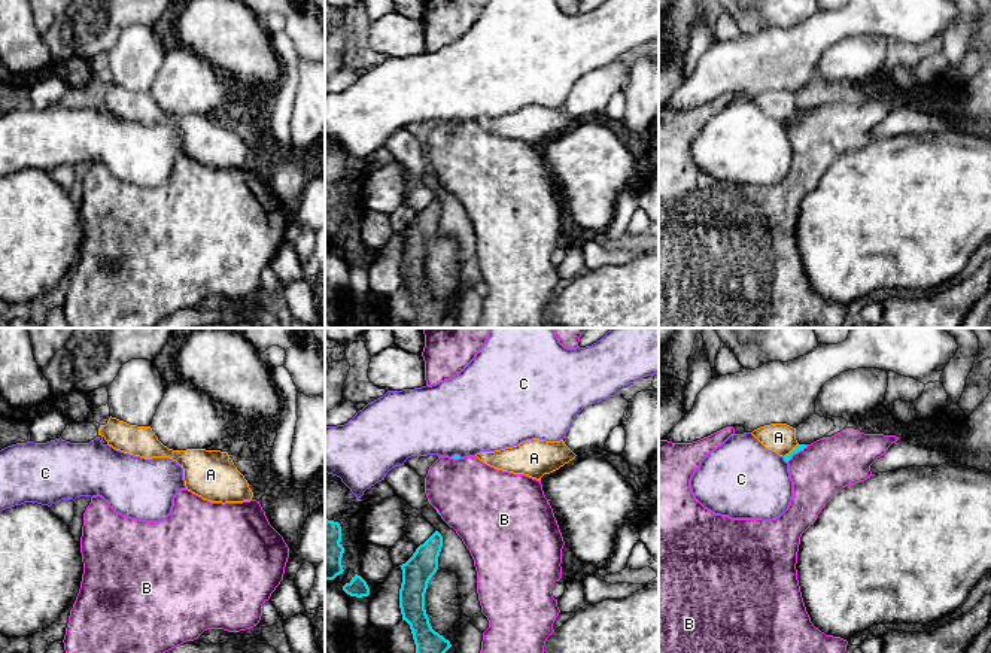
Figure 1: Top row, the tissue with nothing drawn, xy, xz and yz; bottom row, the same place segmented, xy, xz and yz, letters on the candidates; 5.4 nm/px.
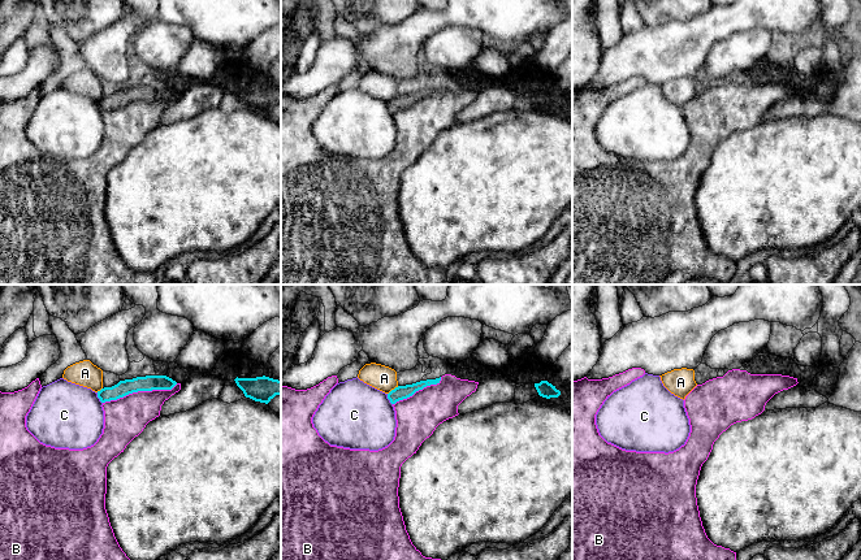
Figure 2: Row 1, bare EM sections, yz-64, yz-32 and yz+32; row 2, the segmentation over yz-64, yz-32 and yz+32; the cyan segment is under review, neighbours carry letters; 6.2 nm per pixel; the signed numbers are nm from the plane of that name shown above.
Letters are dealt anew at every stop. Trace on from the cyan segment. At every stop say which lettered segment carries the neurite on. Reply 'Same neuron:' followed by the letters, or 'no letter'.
Same neuron: no letter

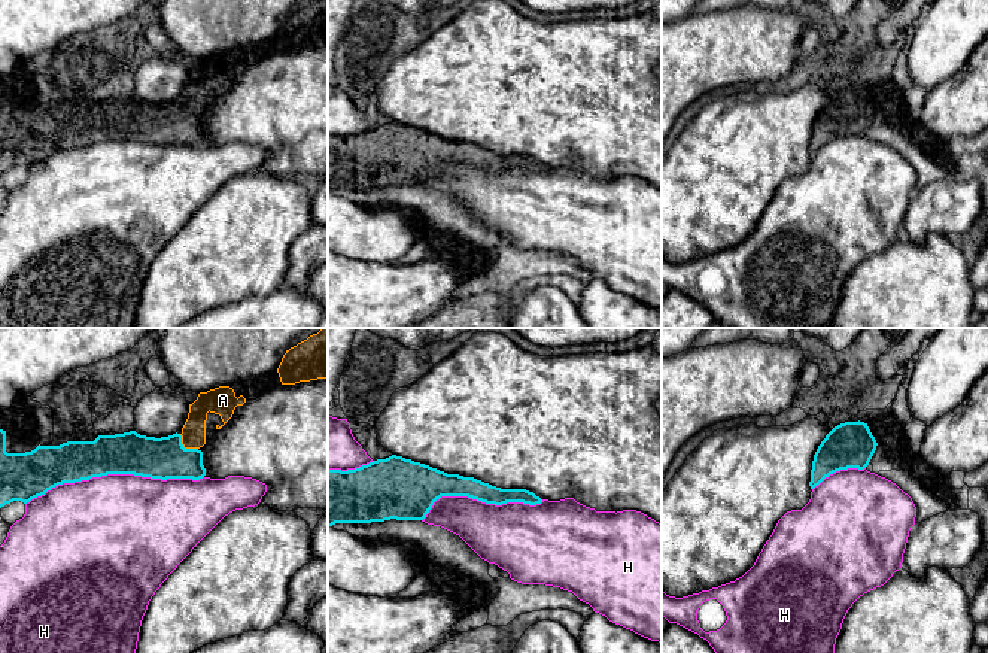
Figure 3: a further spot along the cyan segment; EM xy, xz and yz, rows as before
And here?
Same neuron: A

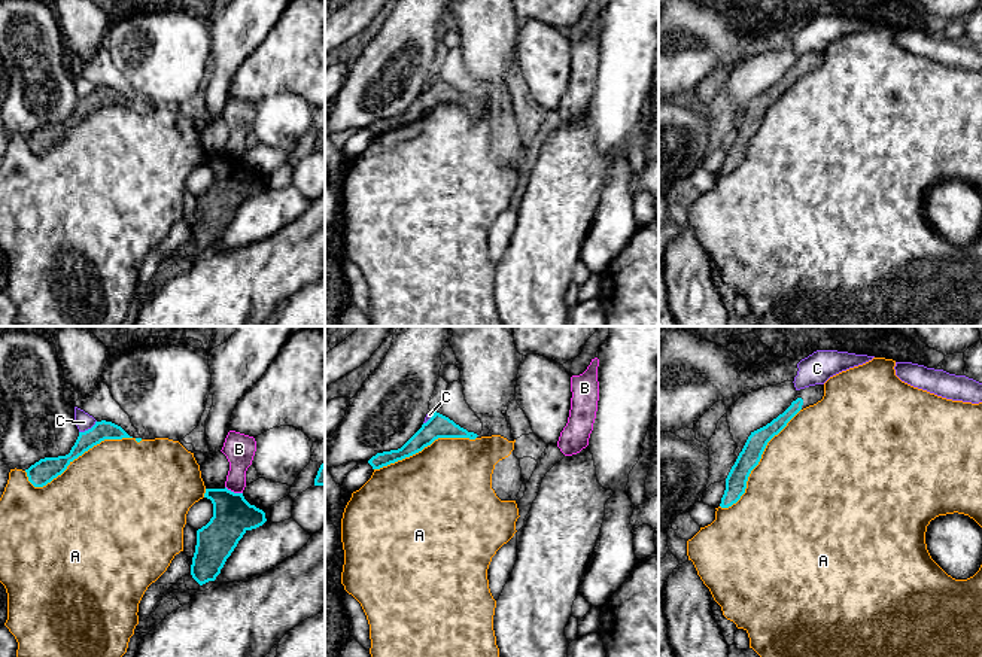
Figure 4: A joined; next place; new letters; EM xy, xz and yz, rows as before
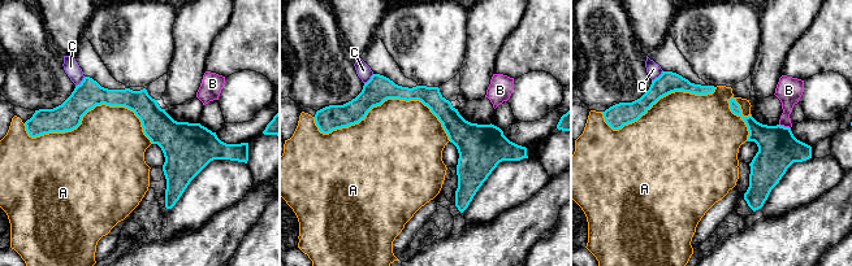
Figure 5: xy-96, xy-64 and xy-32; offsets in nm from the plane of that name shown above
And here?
Same neuron: no letter

